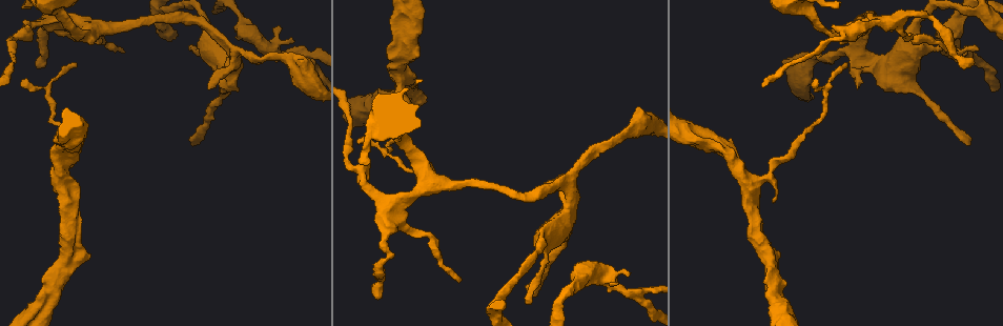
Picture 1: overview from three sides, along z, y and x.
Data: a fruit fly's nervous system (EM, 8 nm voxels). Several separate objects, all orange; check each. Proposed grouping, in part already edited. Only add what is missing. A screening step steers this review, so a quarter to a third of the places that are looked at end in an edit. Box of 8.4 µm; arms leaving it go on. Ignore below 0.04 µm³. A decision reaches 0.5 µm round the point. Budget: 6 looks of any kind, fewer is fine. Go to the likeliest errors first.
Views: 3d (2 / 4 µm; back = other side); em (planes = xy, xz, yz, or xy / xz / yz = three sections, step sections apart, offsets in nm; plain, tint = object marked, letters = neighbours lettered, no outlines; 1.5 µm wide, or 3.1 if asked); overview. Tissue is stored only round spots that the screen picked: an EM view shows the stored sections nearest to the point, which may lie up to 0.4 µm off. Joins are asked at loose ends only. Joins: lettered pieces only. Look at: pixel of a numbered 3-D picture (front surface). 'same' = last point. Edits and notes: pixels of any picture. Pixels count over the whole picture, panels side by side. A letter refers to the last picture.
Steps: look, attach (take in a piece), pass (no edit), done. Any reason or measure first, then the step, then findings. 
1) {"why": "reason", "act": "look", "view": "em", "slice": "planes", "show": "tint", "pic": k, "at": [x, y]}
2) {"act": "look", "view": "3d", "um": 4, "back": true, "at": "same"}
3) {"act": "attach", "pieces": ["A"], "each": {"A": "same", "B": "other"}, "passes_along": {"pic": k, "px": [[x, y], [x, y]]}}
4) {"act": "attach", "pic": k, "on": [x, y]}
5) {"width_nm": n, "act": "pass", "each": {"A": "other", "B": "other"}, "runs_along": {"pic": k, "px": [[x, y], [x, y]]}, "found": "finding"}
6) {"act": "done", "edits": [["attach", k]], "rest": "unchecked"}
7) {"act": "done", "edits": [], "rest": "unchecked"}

{"why": "an open end", "act": "look", "view": "em", "slice": "planes", "show": "letters", "pic": 1, "at": [533, 295]}

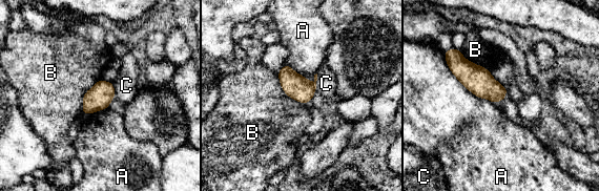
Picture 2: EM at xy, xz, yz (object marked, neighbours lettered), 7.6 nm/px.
{"act": "pass", "each": {"A": "other", "B": "other", "C": "other"}, "border": {"pic": 2, "px": [[99, 78], [83, 96], [83, 115]]}, "found": "no lettered piece goes on from it"}

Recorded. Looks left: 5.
{"why": "tapers out", "act": "look", "view": "3d", "um": 2, "pic": 1, "at": [548, 182]}

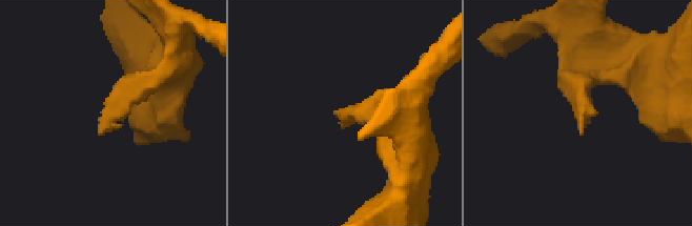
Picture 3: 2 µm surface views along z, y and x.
{"why": "now the EM", "act": "look", "view": "em", "slice": "yz", "step": 8, "show": "letters", "pic": 3, "at": [581, 134]}

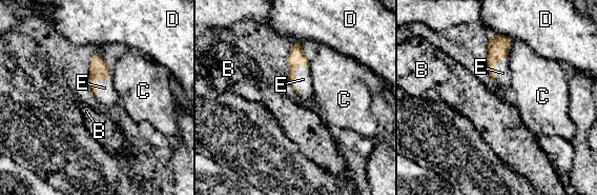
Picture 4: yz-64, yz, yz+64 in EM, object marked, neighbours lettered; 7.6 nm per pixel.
{"why": "another direction", "act": "look", "view": "em", "slice": "planes", "show": "letters", "at": "same"}

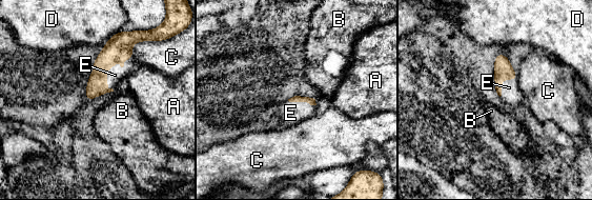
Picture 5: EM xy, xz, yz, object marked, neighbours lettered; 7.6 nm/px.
{"act": "attach", "pieces": ["E"], "each": {"A": "other", "B": "other", "C": "other", "D": "other", "E": "same"}, "passes_along": {"pic": 5, "px": [[119, 46], [115, 65], [115, 75]]}, "found": "it goes on there"}

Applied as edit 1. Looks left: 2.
{"why": "branch stops here", "act": "look", "view": "em", "slice": "xz", "step": 8, "show": "tint", "pic": 1, "at": [818, 83]}

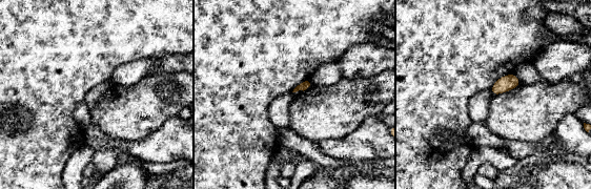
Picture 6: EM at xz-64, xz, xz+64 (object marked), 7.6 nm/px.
{"act": "look", "view": "em", "slice": "planes", "show": "letters", "at": "same"}

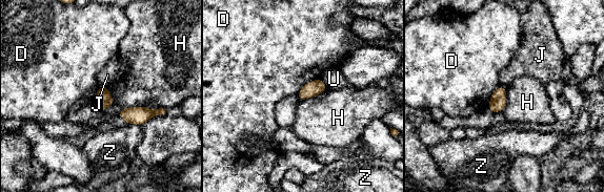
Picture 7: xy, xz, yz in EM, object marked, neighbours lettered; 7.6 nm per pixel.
{"act": "pass", "each": {"D": "other", "H": "other", "J": "other", "U": "other", "Z": "other"}, "border": {"pic": 7, "px": [[107, 87], [113, 103], [101, 110]]}, "found": "no lettered piece goes on from it"}

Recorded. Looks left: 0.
{"act": "done", "edits": [["attach", 5]], "rest": "unchecked"}

